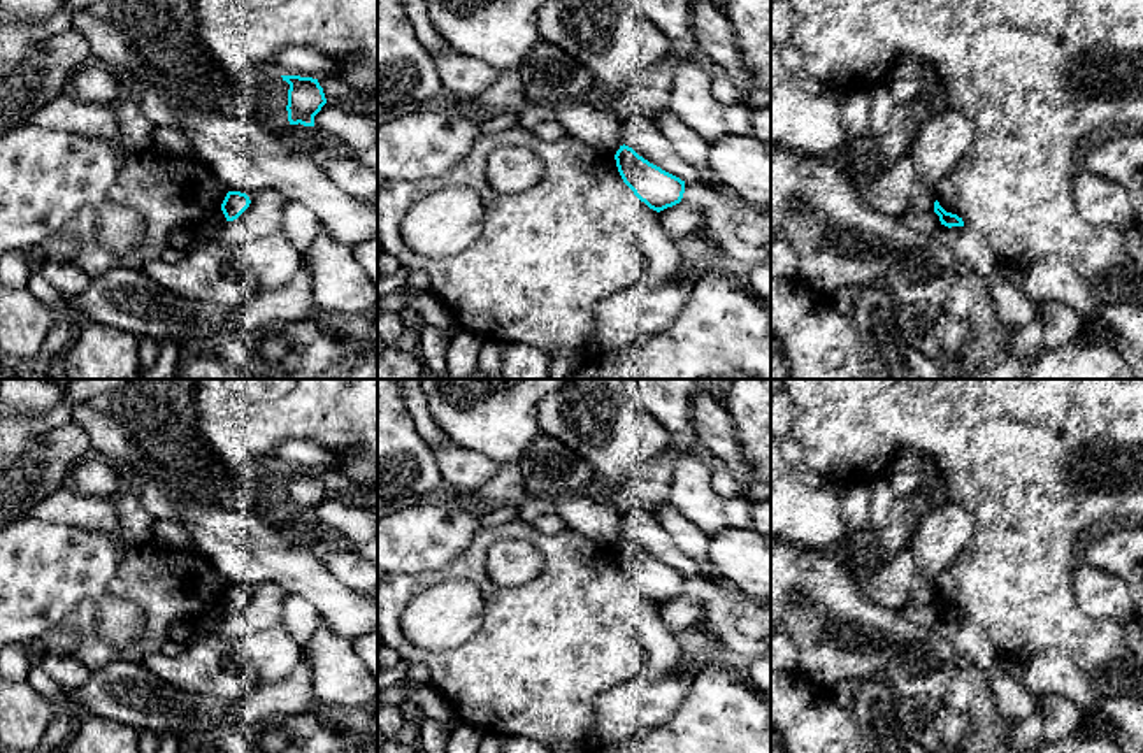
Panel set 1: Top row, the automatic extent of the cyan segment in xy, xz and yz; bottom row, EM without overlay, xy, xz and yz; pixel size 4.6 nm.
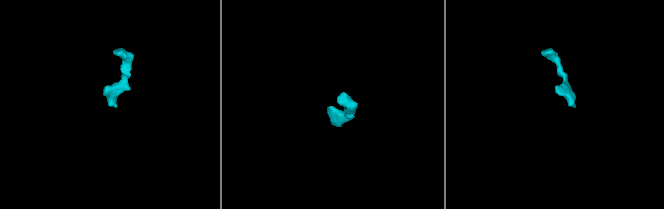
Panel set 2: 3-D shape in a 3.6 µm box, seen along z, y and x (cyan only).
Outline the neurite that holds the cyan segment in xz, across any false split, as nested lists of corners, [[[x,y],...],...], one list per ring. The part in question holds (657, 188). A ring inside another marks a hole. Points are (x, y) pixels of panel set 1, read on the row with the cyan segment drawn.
[[[620,146],[615,154],[618,172],[634,195],[660,212],[681,202],[685,181],[639,156],[632,147]]]

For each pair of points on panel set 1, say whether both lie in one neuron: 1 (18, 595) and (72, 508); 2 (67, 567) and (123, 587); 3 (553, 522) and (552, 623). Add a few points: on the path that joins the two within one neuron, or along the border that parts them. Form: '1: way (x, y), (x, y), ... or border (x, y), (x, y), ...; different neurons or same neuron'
1: border (27, 511), (44, 520), (97, 530); different neurons
2: border (125, 543), (118, 569), (104, 592); different neurons
3: border (529, 523), (541, 532), (559, 532), (564, 529); different neurons

